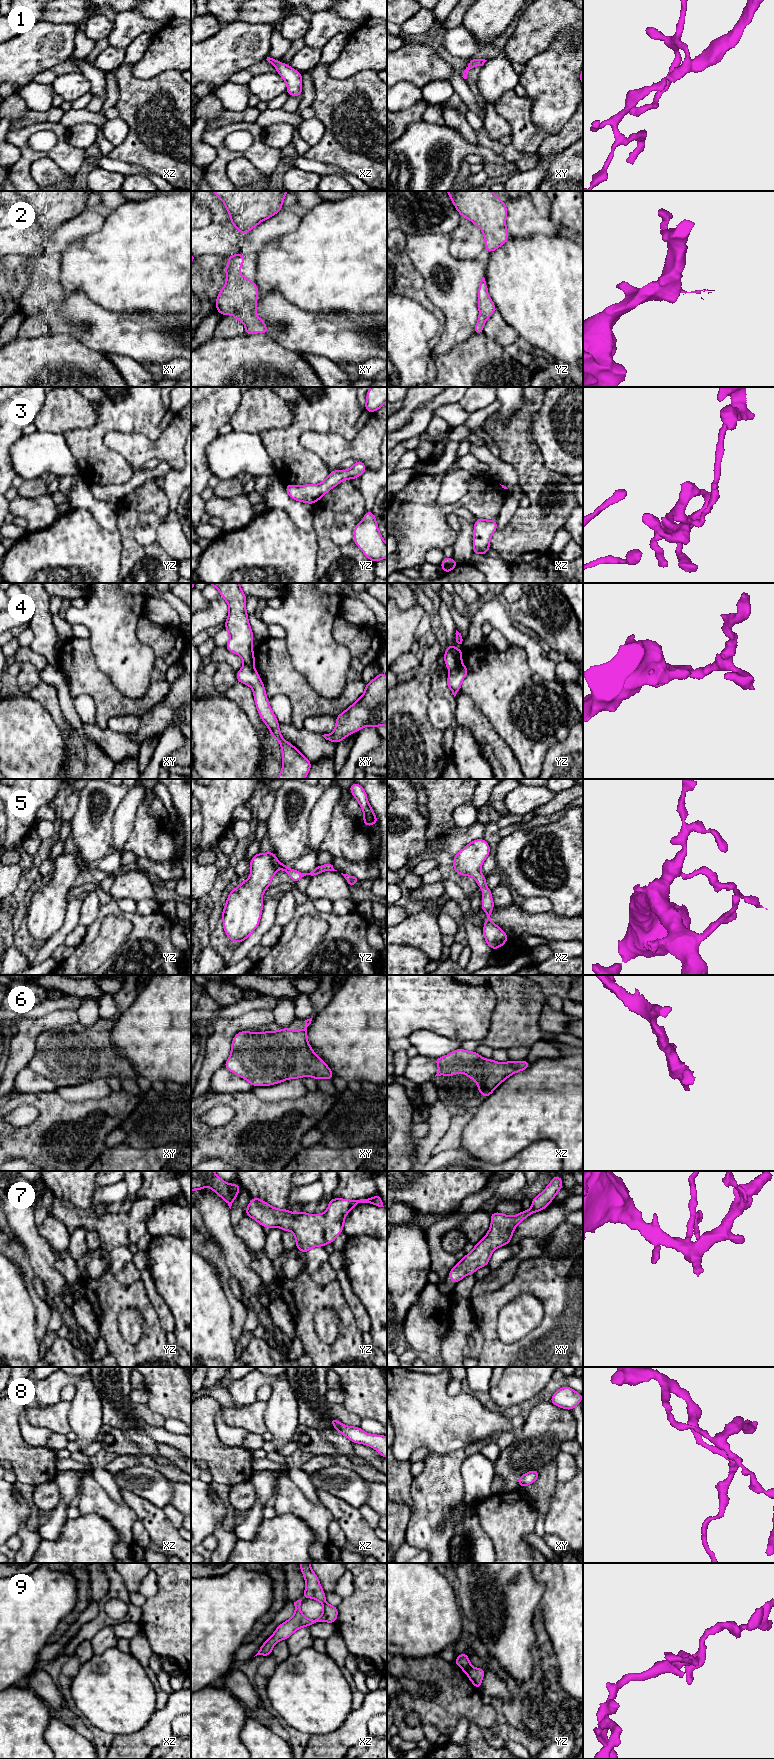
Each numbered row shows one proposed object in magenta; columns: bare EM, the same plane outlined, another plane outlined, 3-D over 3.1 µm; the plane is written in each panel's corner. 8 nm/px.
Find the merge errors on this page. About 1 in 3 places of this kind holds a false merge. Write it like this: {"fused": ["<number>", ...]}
{"fused": ["4"]}

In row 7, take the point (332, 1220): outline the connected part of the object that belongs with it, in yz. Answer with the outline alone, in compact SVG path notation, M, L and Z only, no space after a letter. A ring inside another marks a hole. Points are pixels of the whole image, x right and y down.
M379 1193L375 1197L360 1200L331 1198L324 1213L309 1215L304 1210L300 1213L292 1213L287 1209L277 1209L253 1197L245 1215L256 1220L263 1228L279 1227L283 1231L292 1231L296 1239L296 1248L306 1254L313 1247L332 1244L342 1233L346 1215L359 1203L384 1207Z

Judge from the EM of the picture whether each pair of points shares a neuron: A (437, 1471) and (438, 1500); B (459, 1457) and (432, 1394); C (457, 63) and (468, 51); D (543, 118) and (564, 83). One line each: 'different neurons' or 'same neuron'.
A: same neuron
B: different neurons
C: different neurons
D: same neuron

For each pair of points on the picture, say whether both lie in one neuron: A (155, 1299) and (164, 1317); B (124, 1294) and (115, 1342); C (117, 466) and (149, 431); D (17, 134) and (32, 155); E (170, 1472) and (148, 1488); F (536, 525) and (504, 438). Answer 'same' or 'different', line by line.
A: same
B: same
C: same
D: same
E: different
F: same

